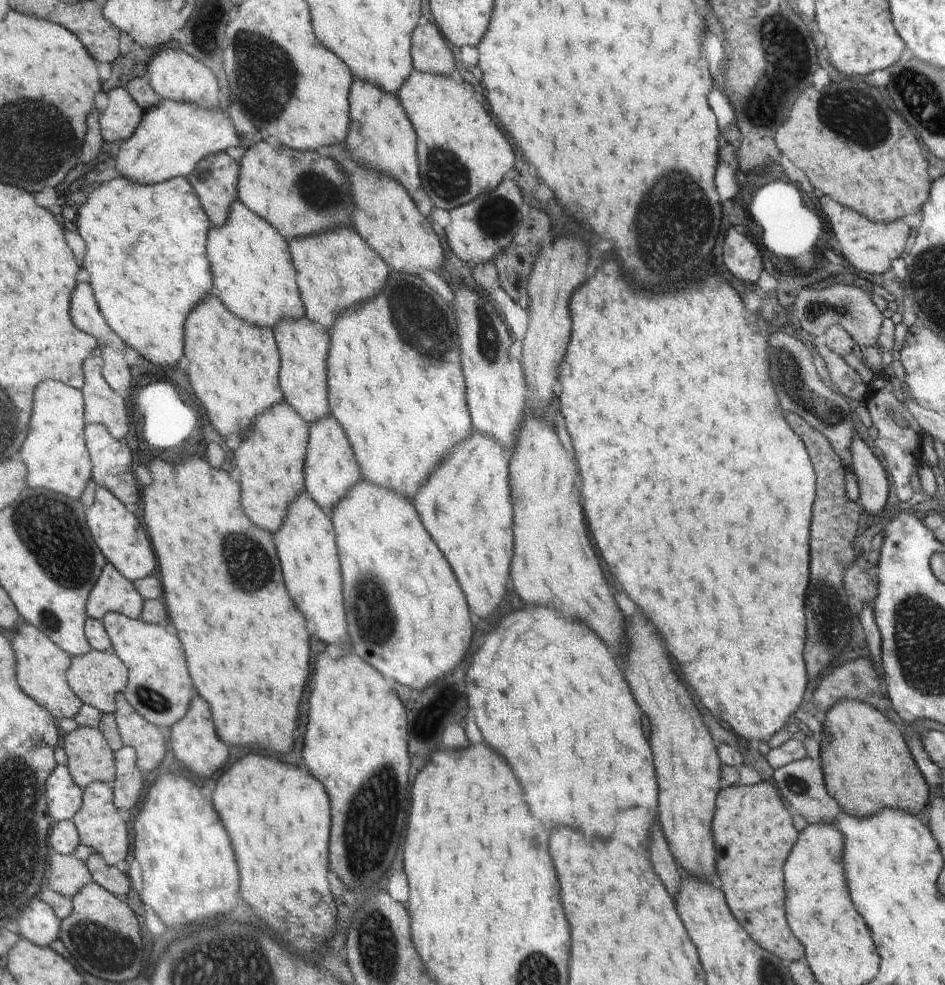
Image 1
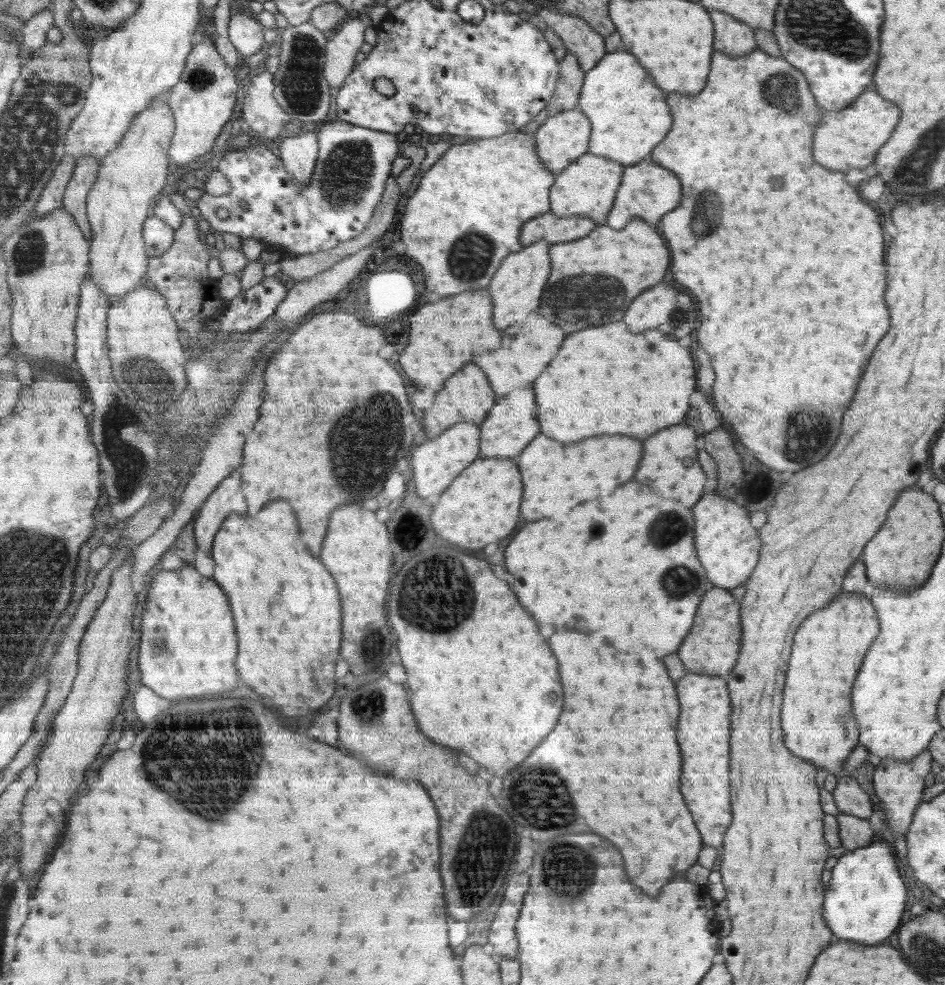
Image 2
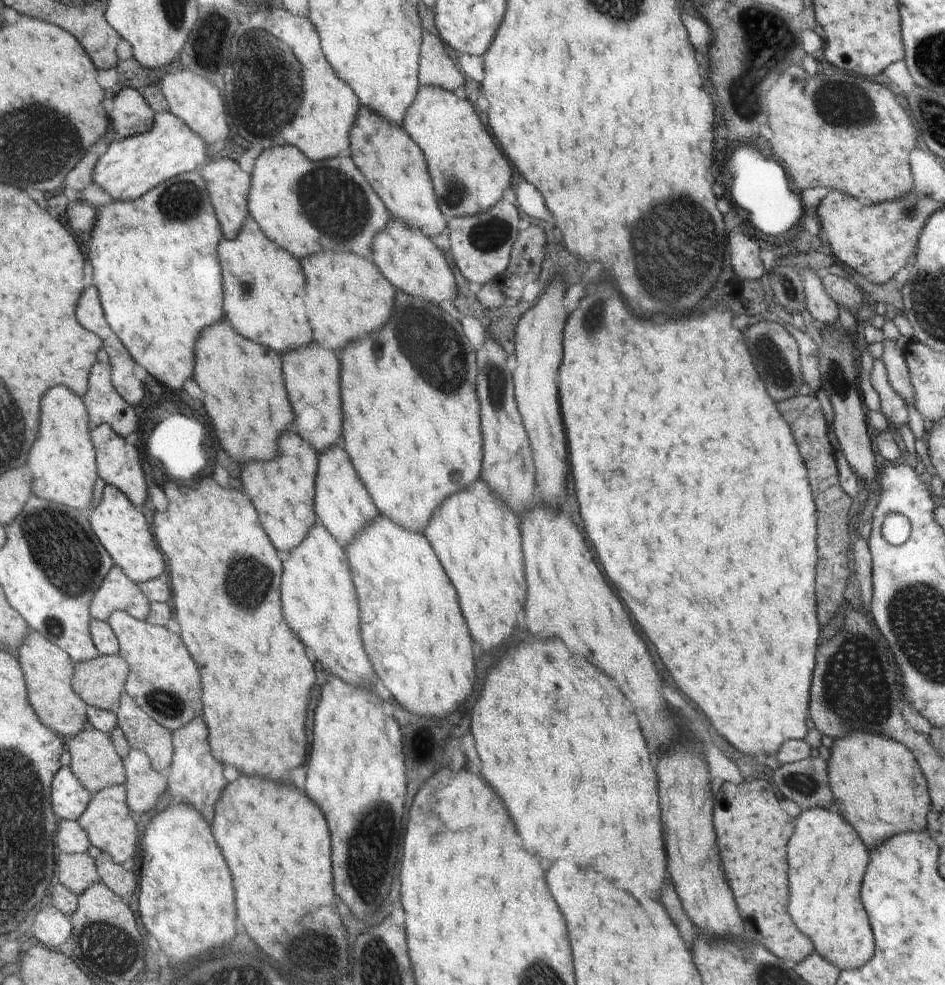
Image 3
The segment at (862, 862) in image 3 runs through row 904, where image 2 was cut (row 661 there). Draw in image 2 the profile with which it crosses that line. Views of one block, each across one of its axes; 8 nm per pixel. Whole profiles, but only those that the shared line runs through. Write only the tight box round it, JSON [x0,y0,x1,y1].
[781,590,879,775]

